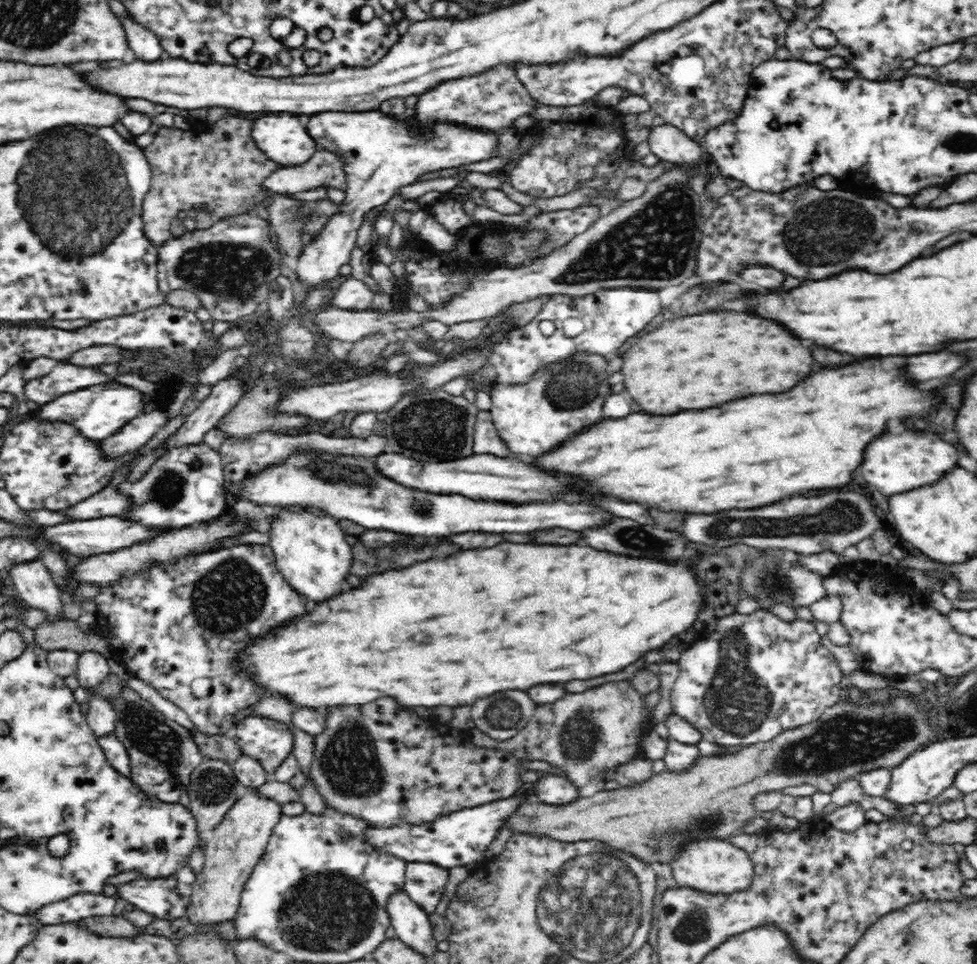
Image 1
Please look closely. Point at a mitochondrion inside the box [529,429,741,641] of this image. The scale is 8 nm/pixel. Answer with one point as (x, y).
(628, 537)

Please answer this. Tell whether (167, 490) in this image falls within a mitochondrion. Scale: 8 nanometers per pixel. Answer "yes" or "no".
yes

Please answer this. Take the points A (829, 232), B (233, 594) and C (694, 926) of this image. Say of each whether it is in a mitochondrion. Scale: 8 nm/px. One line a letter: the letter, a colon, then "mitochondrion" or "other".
A: mitochondrion
B: mitochondrion
C: mitochondrion

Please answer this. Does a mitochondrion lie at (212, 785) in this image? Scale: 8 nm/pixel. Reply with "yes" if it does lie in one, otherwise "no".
yes

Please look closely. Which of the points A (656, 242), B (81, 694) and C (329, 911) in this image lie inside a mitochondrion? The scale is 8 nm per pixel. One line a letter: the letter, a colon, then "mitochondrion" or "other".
A: mitochondrion
B: other
C: mitochondrion

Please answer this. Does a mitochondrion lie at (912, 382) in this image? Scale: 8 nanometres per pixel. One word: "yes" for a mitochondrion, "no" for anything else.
no

